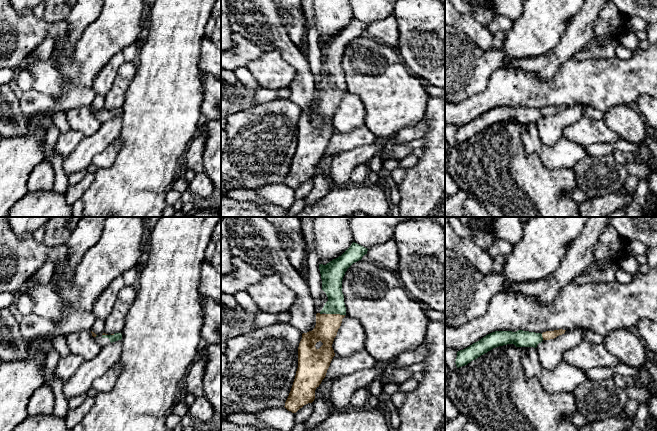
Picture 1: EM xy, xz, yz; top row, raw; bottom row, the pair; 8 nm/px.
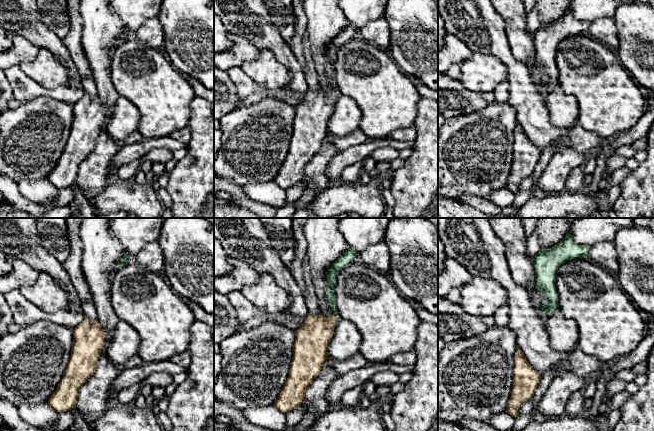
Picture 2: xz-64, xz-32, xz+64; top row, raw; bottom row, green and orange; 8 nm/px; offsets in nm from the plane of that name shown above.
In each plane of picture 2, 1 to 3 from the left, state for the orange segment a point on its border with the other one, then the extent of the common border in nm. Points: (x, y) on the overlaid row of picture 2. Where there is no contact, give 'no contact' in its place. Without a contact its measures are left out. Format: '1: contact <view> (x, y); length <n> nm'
1: no contact
2: no contact
3: no contact

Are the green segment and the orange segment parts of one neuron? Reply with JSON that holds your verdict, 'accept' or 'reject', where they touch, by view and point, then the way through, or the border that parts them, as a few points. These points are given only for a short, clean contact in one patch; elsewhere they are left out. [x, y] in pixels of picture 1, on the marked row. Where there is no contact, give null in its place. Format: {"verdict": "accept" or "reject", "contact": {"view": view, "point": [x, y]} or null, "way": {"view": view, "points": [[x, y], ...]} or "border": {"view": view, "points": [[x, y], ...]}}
{"verdict": "accept", "contact": {"view": "xz", "point": [335, 313]}, "way": {"view": "xz", "points": [[332, 282], [335, 295], [335, 313], [327, 325]]}}

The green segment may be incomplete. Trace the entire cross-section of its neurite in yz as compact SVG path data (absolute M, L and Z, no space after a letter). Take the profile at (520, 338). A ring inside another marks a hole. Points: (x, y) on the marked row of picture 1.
M559 329L546 331L542 334L523 330L518 330L516 332L495 331L486 335L469 347L458 351L455 363L457 368L465 366L493 348L507 344L514 344L516 347L536 348L543 340L554 339L557 336L564 334L565 331L566 330Z

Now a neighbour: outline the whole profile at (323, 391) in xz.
M340 375L336 376L331 381L328 381L326 378L324 378L321 384L315 390L315 399L322 398L330 410L331 410L331 402L330 402L331 389L334 382L339 376Z

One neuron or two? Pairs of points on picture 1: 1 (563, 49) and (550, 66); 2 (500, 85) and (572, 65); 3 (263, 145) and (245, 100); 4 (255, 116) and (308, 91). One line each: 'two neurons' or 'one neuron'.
1: one neuron
2: one neuron
3: two neurons
4: two neurons

